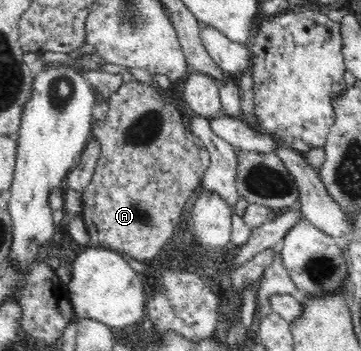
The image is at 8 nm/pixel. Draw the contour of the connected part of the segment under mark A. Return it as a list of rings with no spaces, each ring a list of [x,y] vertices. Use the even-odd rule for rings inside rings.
[[[136,80],[123,82],[123,85],[120,86],[116,92],[113,92],[107,101],[110,107],[108,115],[104,120],[93,122],[92,133],[99,142],[101,153],[97,160],[94,174],[92,174],[92,180],[90,180],[90,184],[84,188],[84,192],[81,193],[83,221],[89,234],[90,246],[110,248],[122,256],[151,263],[155,259],[159,259],[161,254],[160,250],[166,246],[166,242],[183,226],[187,208],[198,193],[197,189],[200,185],[200,180],[202,180],[204,172],[206,172],[208,166],[210,166],[209,152],[202,140],[192,131],[188,130],[187,125],[184,124],[185,118],[180,110],[178,110],[174,104],[165,102],[164,99],[162,99],[162,95],[160,95],[154,87]]]

